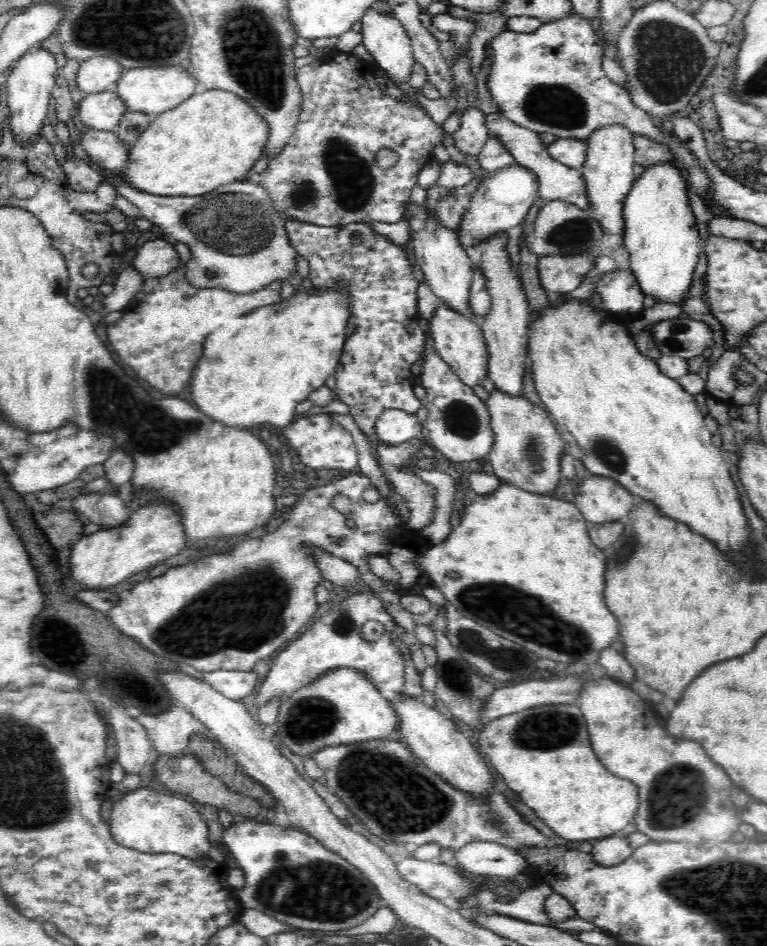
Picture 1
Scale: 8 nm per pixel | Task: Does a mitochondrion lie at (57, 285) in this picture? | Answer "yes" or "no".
yes

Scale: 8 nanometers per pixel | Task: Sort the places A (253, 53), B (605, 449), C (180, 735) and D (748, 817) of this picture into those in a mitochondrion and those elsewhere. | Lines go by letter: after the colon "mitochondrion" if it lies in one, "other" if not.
A: mitochondrion
B: mitochondrion
C: other
D: other

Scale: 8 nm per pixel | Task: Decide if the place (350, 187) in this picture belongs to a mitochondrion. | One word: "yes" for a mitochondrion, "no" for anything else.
yes

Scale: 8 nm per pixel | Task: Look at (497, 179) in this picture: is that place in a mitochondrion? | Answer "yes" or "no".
no

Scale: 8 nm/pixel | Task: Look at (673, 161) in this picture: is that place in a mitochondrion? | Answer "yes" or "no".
no

